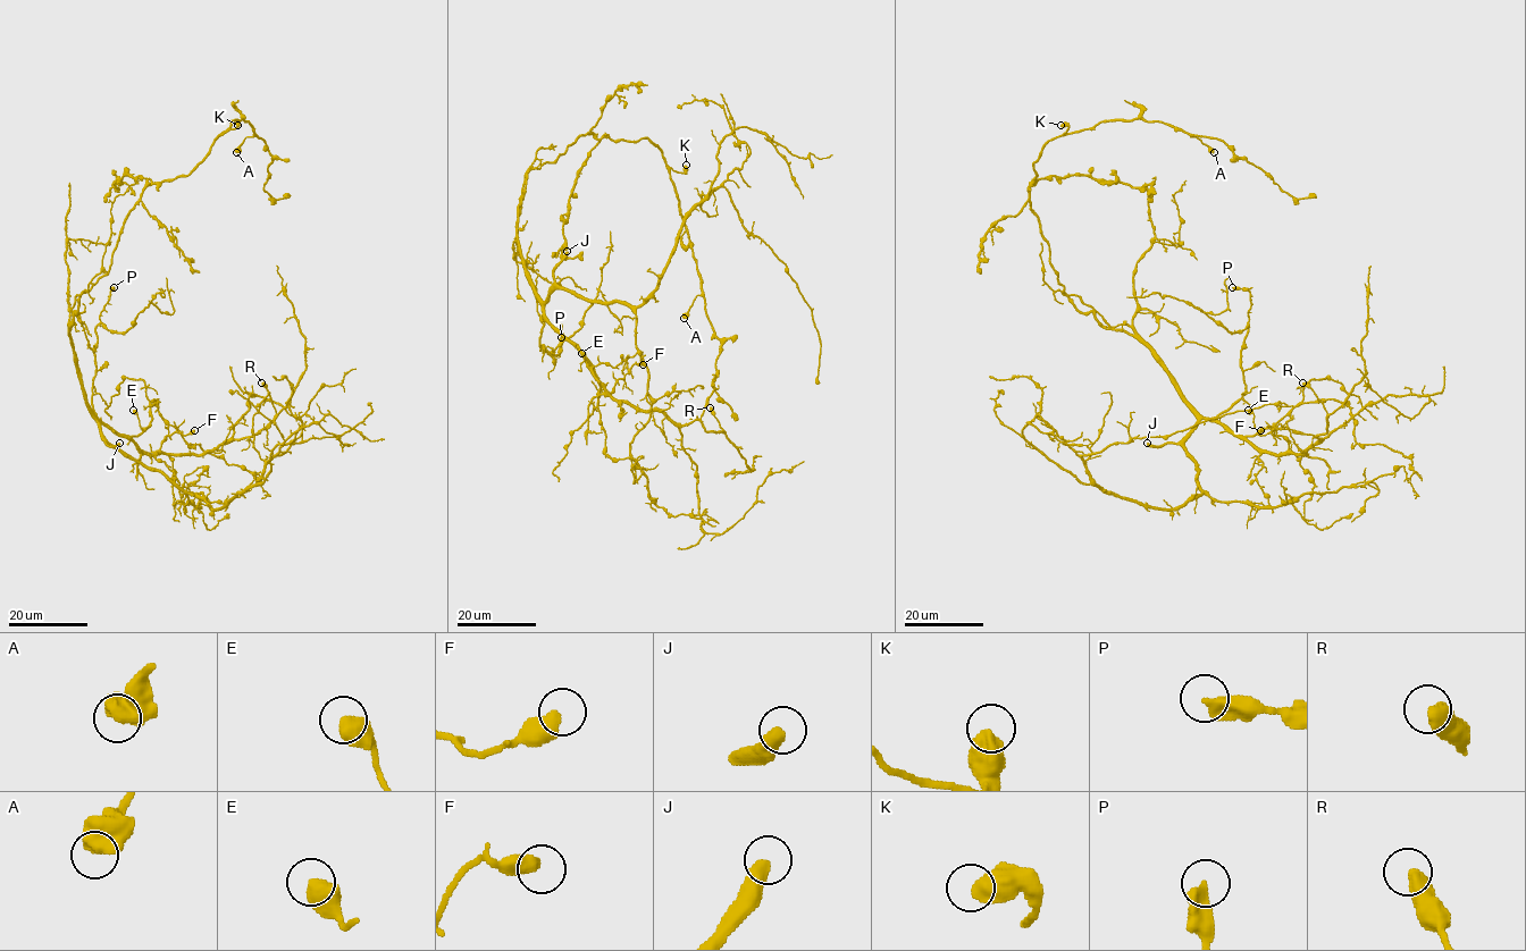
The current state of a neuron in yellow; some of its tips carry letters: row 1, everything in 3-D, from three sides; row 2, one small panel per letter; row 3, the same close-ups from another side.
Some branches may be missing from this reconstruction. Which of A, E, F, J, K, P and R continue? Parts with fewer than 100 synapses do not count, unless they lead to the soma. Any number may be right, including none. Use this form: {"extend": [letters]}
{"extend": ["J"]}

